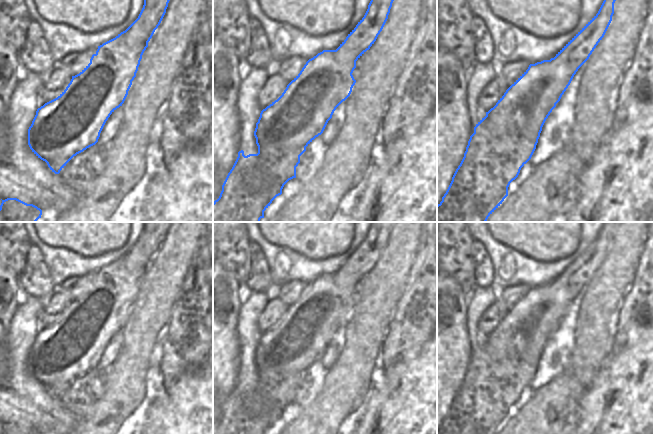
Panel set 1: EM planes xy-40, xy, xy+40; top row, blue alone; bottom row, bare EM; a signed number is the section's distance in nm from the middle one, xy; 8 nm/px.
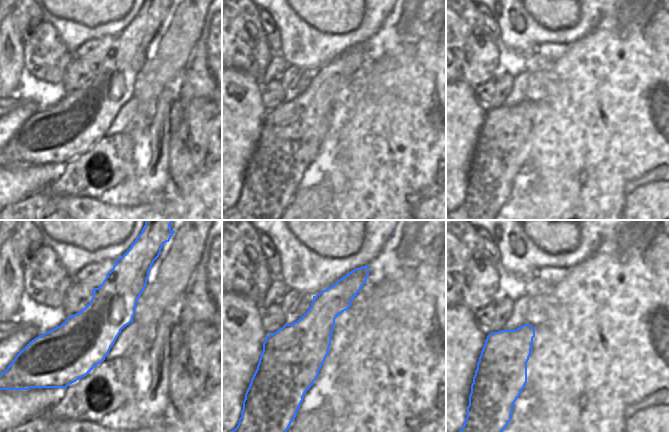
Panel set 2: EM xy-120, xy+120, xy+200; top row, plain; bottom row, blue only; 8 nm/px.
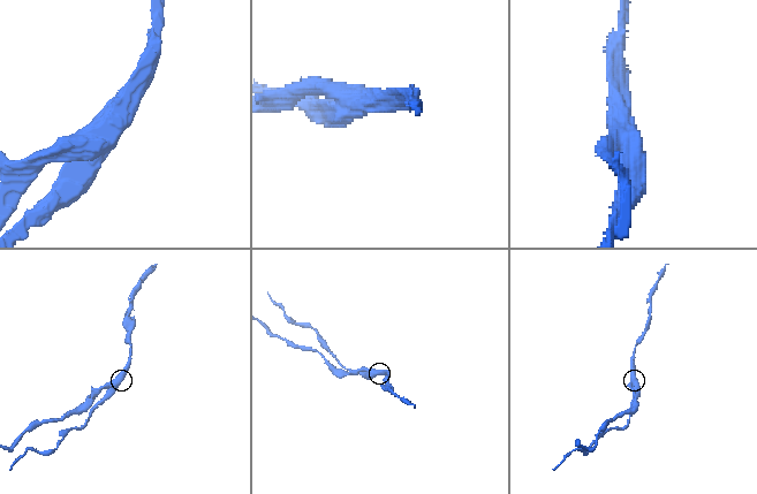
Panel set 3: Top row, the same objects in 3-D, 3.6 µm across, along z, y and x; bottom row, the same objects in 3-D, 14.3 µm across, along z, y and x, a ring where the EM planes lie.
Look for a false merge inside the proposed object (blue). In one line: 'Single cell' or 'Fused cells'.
Fused cells.

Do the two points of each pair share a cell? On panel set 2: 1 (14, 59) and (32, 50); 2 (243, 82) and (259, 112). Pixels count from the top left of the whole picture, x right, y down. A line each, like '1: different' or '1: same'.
1: different
2: same

